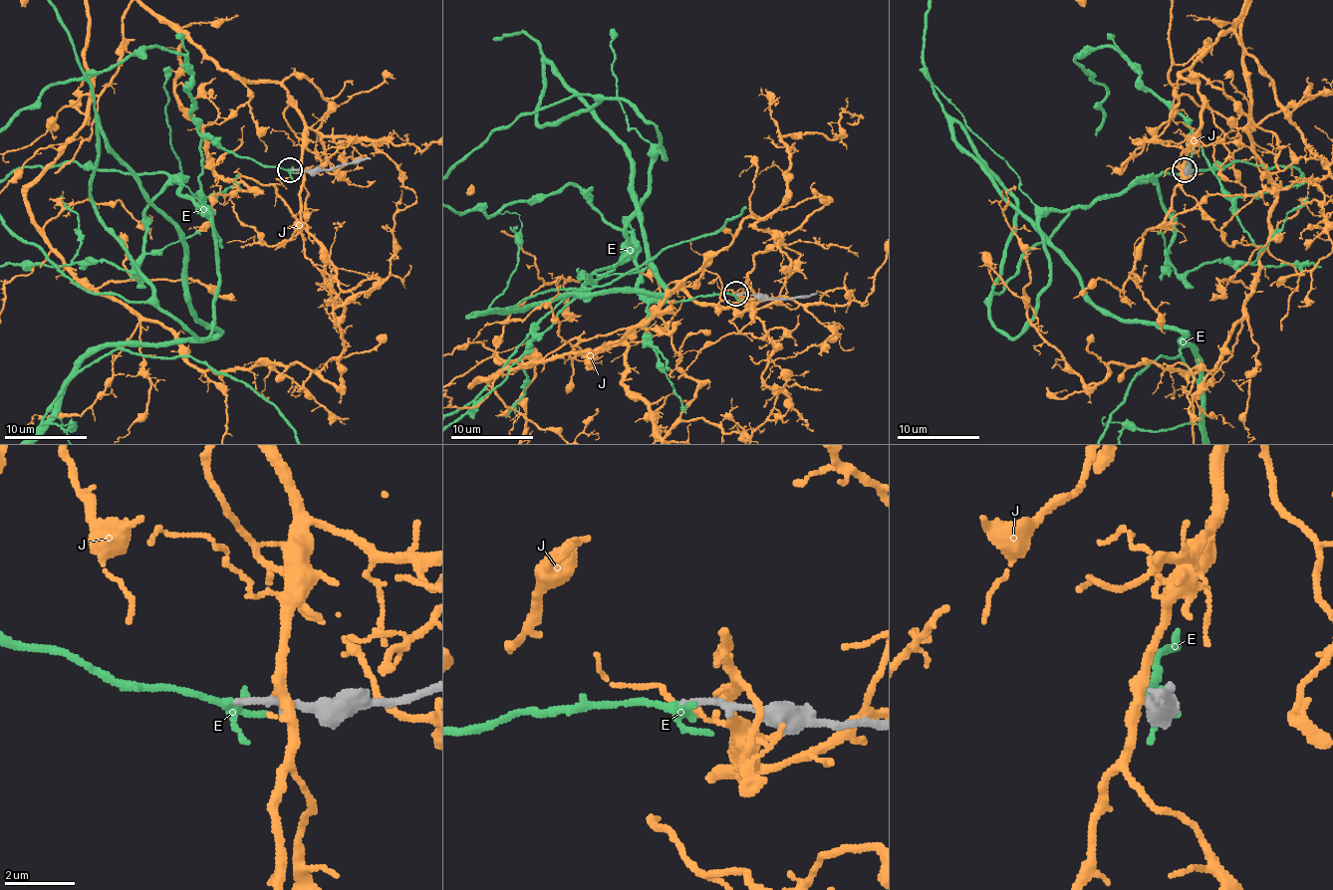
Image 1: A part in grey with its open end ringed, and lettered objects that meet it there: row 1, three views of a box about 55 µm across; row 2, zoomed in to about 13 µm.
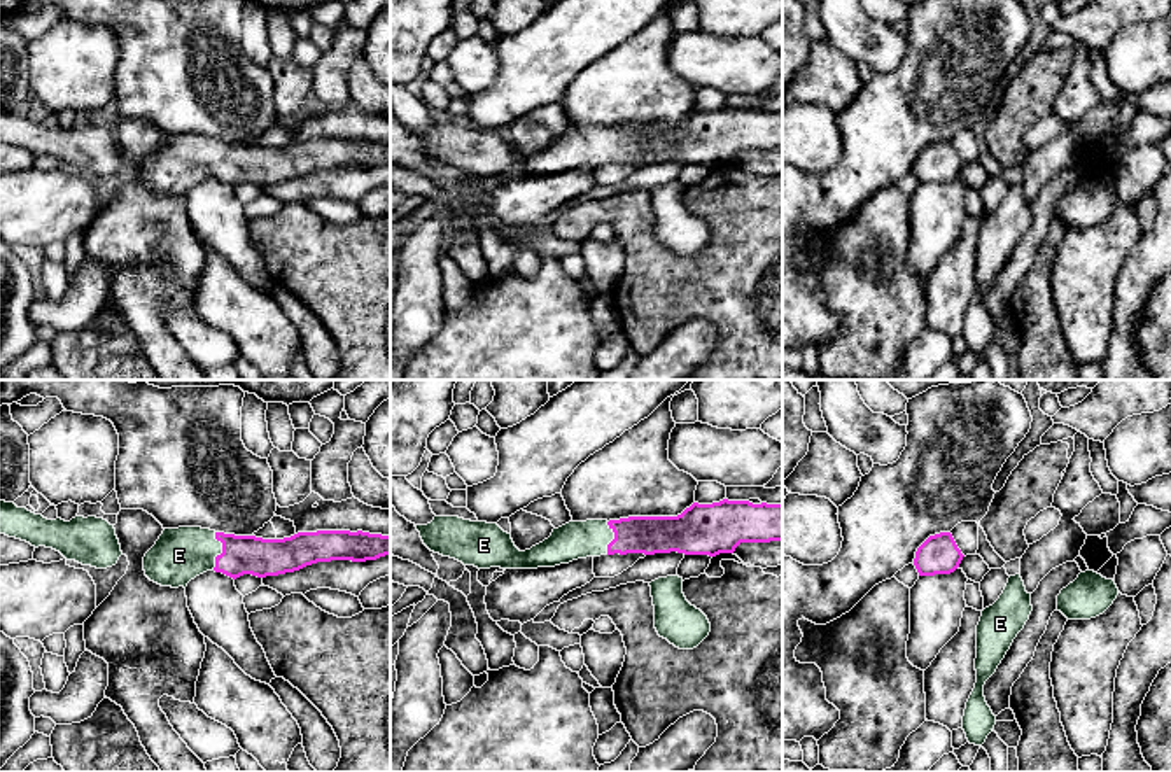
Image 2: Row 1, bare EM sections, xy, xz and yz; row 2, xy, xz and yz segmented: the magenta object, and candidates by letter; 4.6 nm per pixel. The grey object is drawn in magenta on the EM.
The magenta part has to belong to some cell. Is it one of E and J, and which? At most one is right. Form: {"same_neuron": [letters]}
{"same_neuron": ["E"]}

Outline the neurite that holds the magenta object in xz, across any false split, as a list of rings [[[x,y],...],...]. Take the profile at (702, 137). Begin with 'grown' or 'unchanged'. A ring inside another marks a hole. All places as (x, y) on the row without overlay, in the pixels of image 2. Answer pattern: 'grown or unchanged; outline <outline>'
grown; outline [[[723,107],[712,112],[693,110],[677,124],[628,124],[620,128],[569,130],[553,137],[551,144],[530,158],[520,159],[511,142],[497,131],[471,130],[459,124],[434,124],[427,133],[415,133],[424,152],[443,165],[455,166],[478,177],[537,177],[569,172],[578,166],[627,161],[733,161],[740,151],[782,149],[782,112],[753,112]]]

